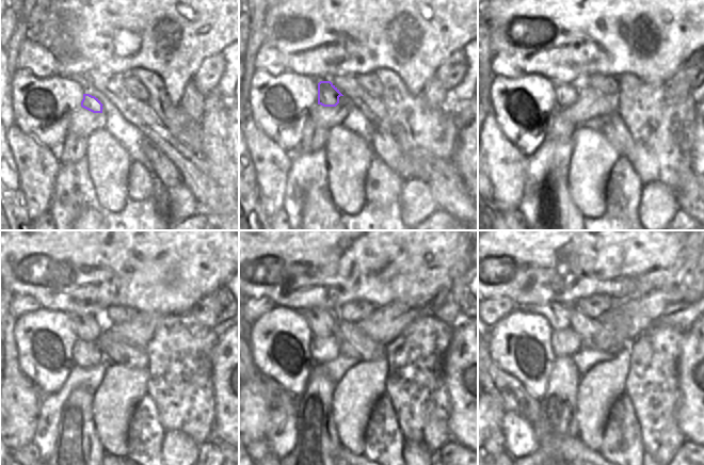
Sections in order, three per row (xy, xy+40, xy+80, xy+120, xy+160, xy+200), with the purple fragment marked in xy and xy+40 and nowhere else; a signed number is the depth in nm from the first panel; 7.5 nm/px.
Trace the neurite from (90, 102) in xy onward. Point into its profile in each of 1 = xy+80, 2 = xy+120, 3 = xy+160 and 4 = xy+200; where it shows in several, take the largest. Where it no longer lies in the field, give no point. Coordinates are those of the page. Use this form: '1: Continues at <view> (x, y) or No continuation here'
1: Continues at xy+80 (566, 94)
2: Continues at xy+120 (88, 327)
3: Continues at xy+160 (322, 322)
4: Continues at xy+200 (558, 316)

